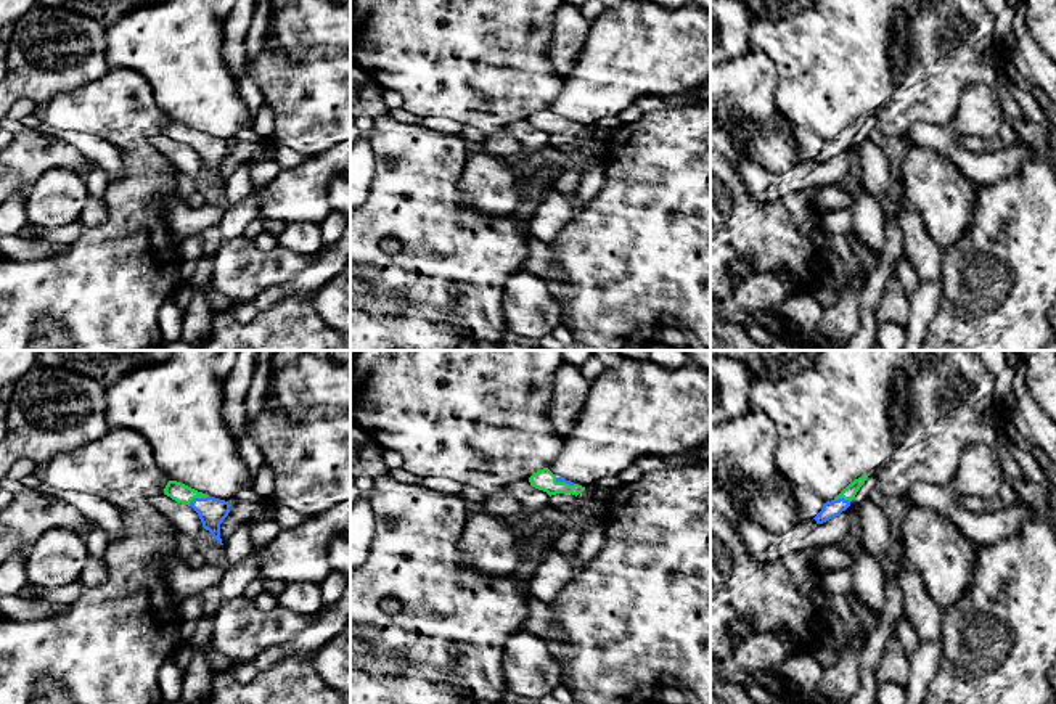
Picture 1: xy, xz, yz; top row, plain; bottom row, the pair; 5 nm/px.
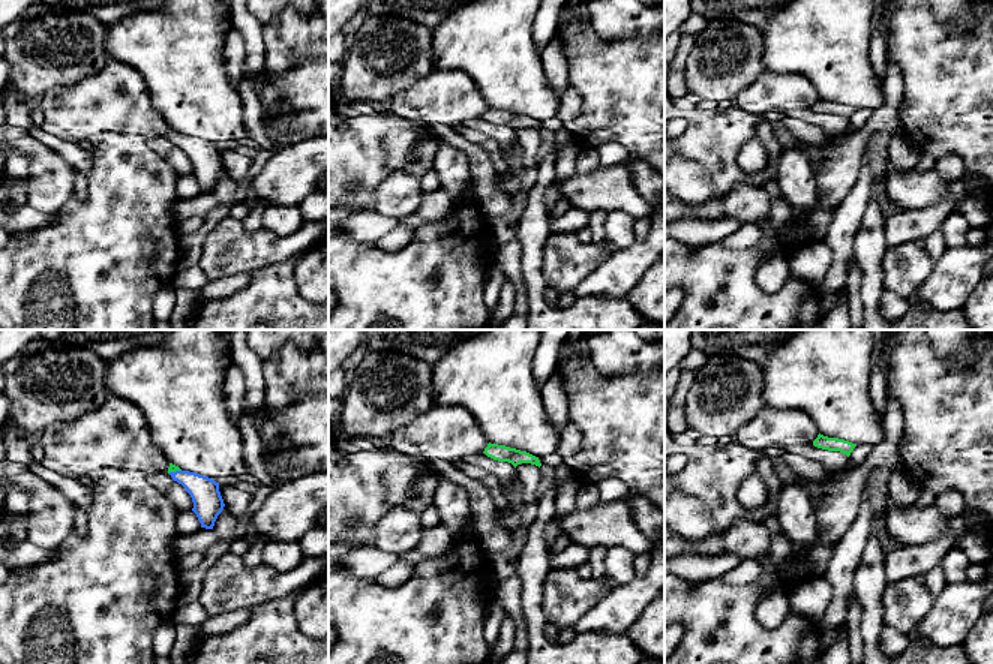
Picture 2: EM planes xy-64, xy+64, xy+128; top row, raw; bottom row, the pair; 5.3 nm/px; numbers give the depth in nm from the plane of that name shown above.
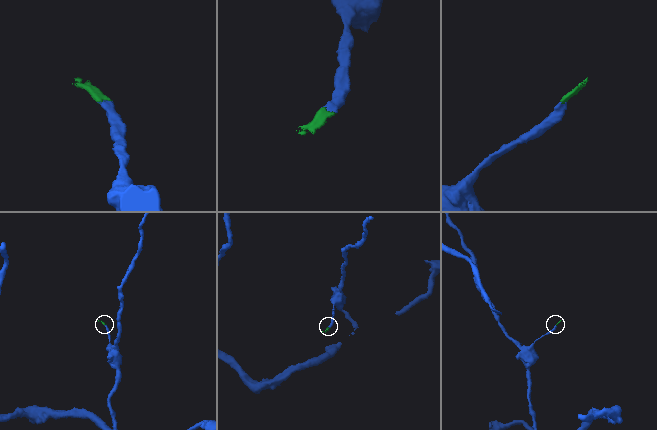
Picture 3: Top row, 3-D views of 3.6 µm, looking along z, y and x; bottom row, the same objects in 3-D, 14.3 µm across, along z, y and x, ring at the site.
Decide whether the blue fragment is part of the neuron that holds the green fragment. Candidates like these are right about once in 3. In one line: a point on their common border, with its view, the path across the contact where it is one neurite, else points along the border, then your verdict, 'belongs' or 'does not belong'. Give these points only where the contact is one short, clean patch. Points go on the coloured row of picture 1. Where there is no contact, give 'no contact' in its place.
meets green in xy at (198, 497); runs through xy (182, 494), (198, 497), (212, 511); belongs

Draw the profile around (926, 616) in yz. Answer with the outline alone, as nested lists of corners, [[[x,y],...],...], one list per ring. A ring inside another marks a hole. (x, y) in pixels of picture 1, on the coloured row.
[[[903,567],[895,575],[903,596],[903,616],[910,620],[919,640],[923,643],[940,641],[943,609],[931,600],[919,575]]]

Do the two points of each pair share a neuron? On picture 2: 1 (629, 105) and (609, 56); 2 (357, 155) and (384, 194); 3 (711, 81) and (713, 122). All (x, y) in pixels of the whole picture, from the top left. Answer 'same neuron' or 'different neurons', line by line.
1: same neuron
2: different neurons
3: different neurons

